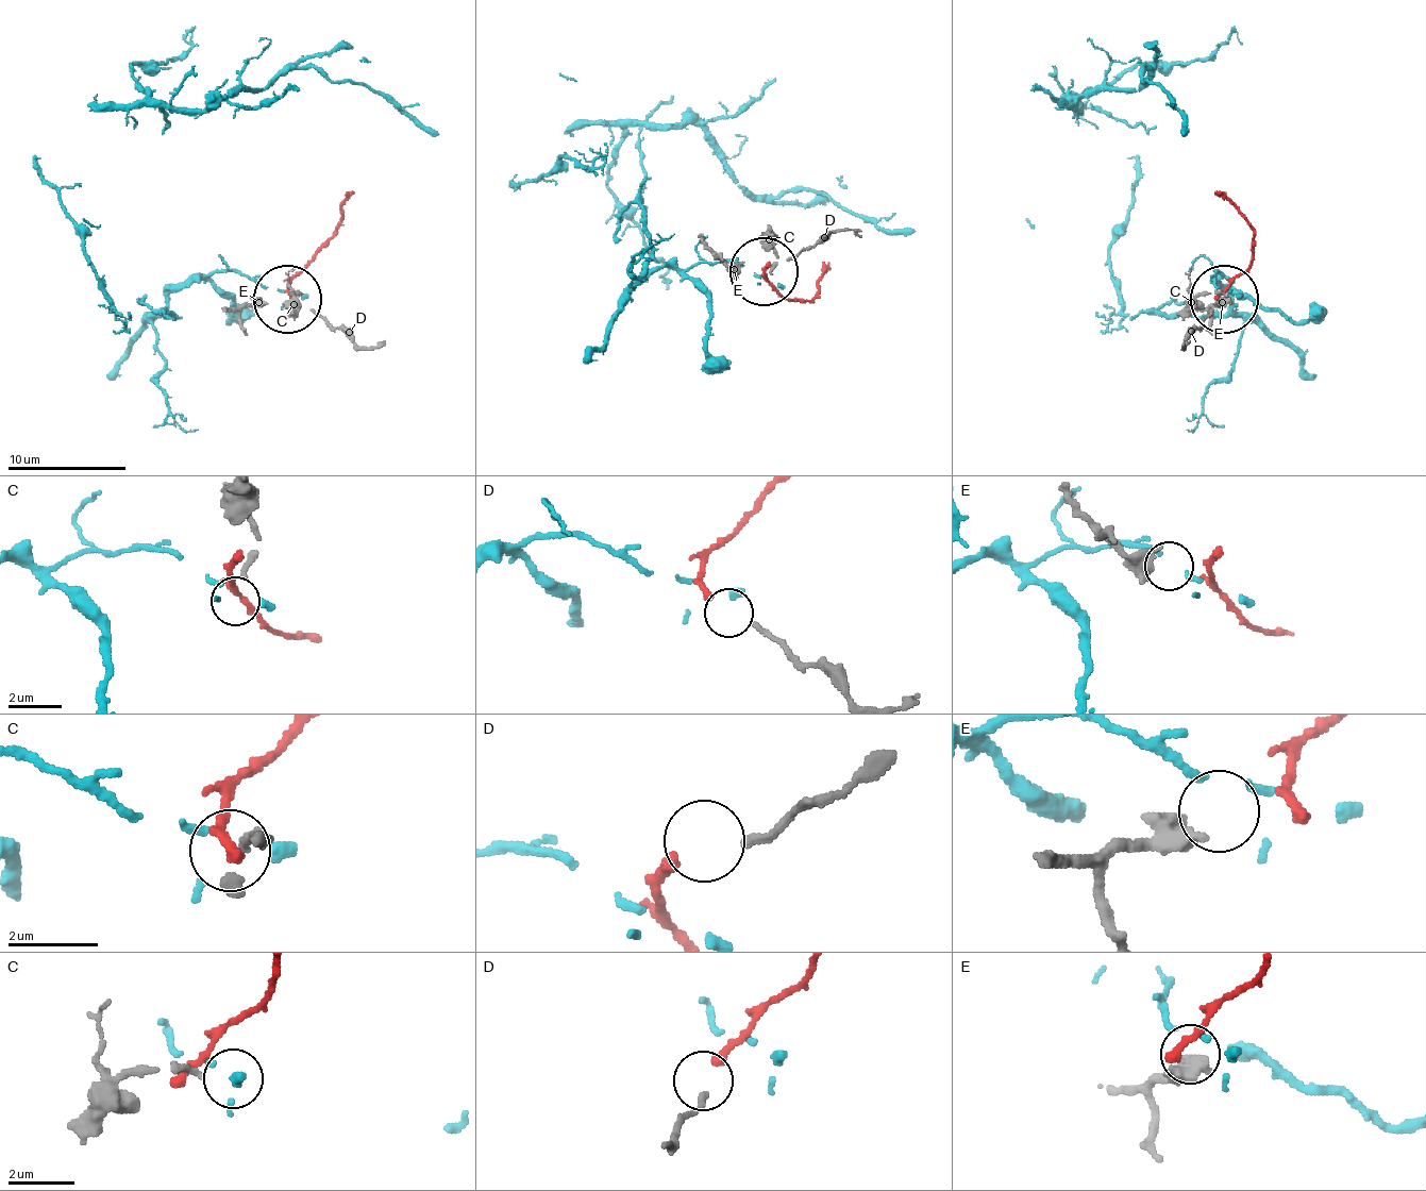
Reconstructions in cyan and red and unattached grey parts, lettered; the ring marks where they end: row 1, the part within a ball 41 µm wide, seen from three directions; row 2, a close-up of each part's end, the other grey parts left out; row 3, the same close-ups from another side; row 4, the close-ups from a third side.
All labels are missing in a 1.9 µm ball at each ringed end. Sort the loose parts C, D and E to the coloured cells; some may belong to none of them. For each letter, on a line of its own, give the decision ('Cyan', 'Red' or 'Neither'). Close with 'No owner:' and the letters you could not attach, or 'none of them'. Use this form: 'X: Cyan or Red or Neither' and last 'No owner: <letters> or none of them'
C: Neither
D: Red
E: Neither
No owner: C, E

